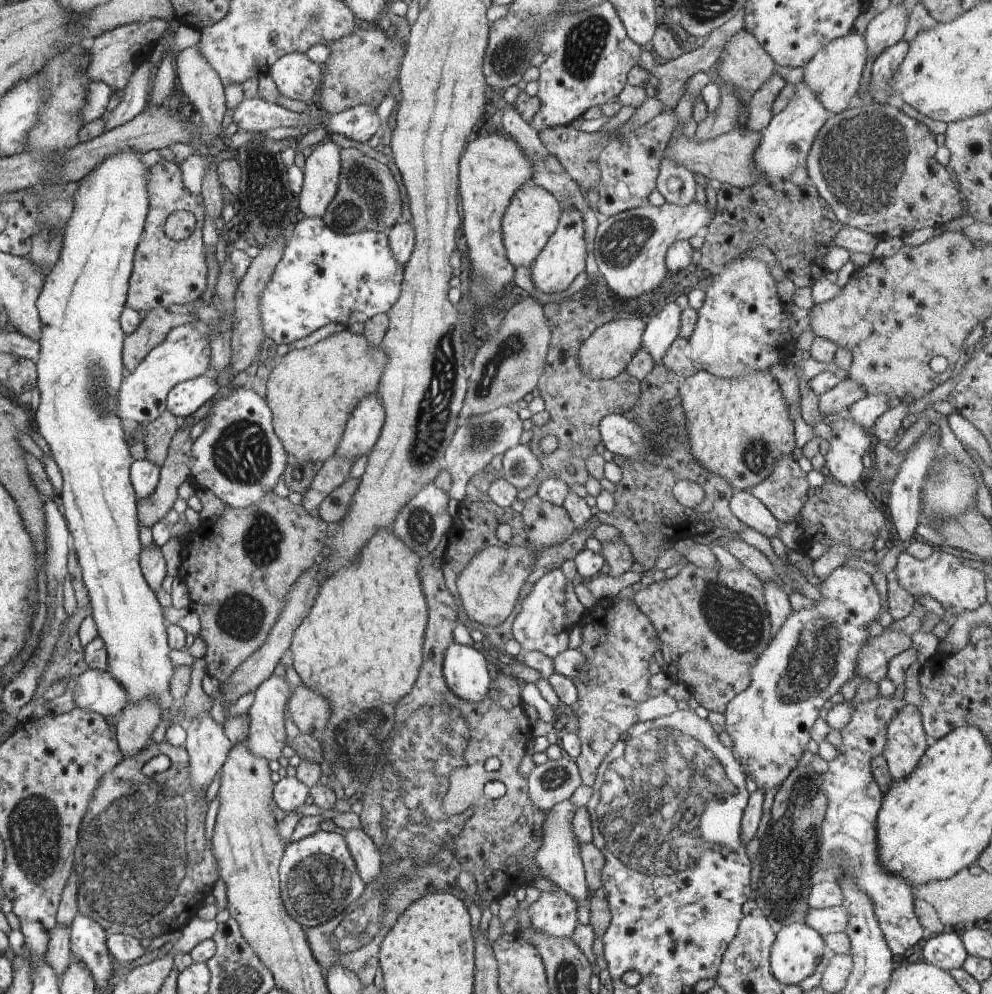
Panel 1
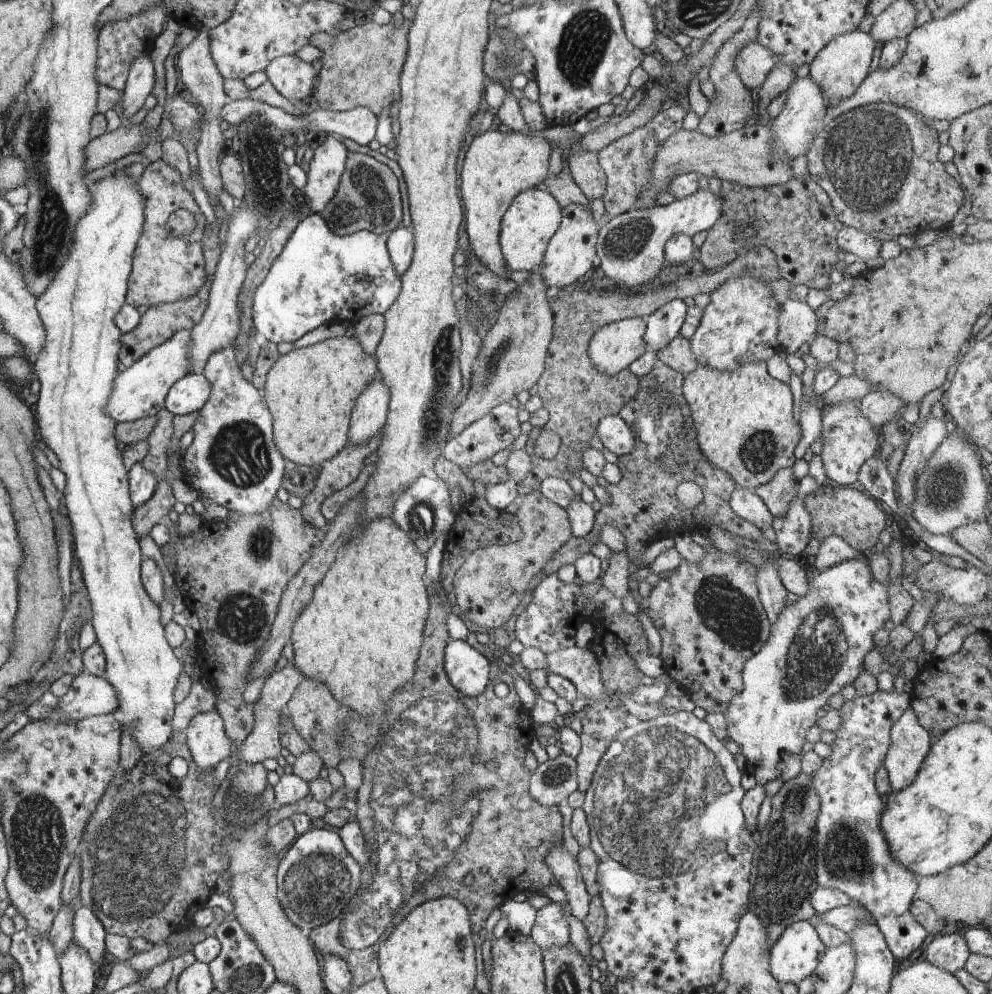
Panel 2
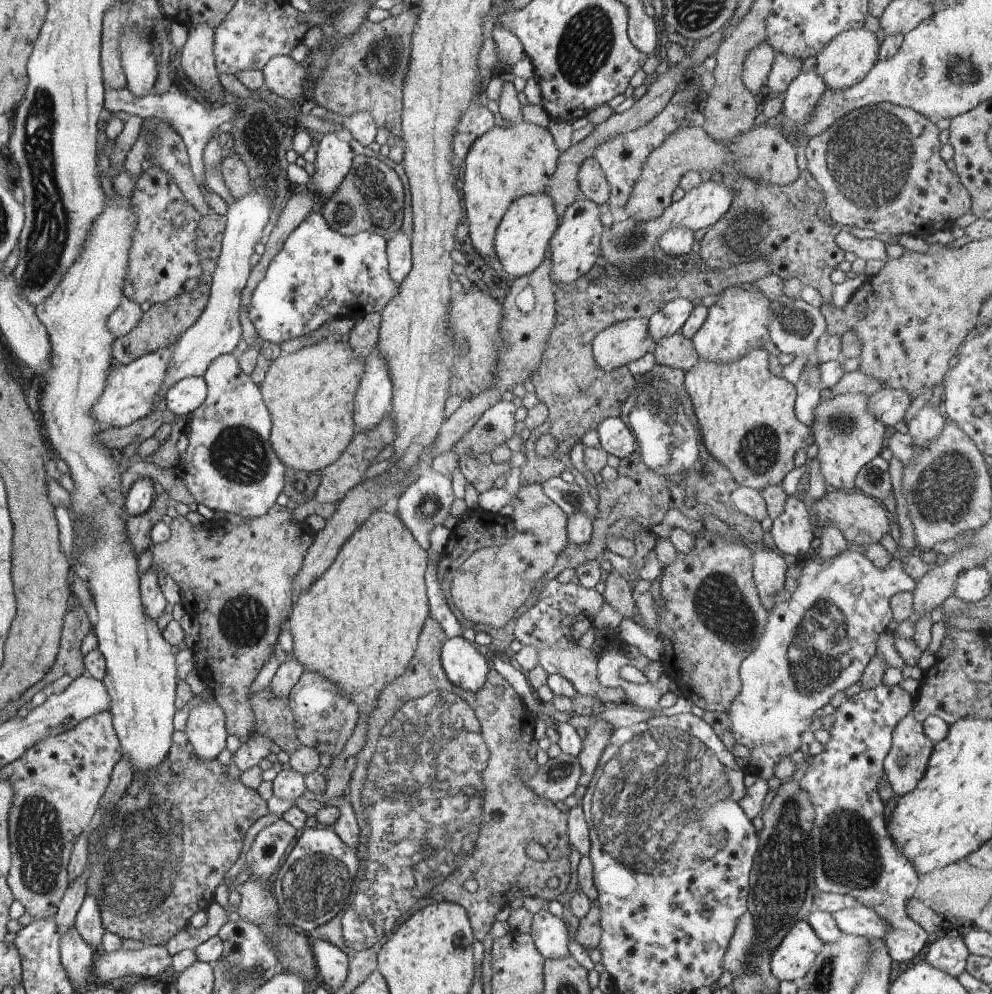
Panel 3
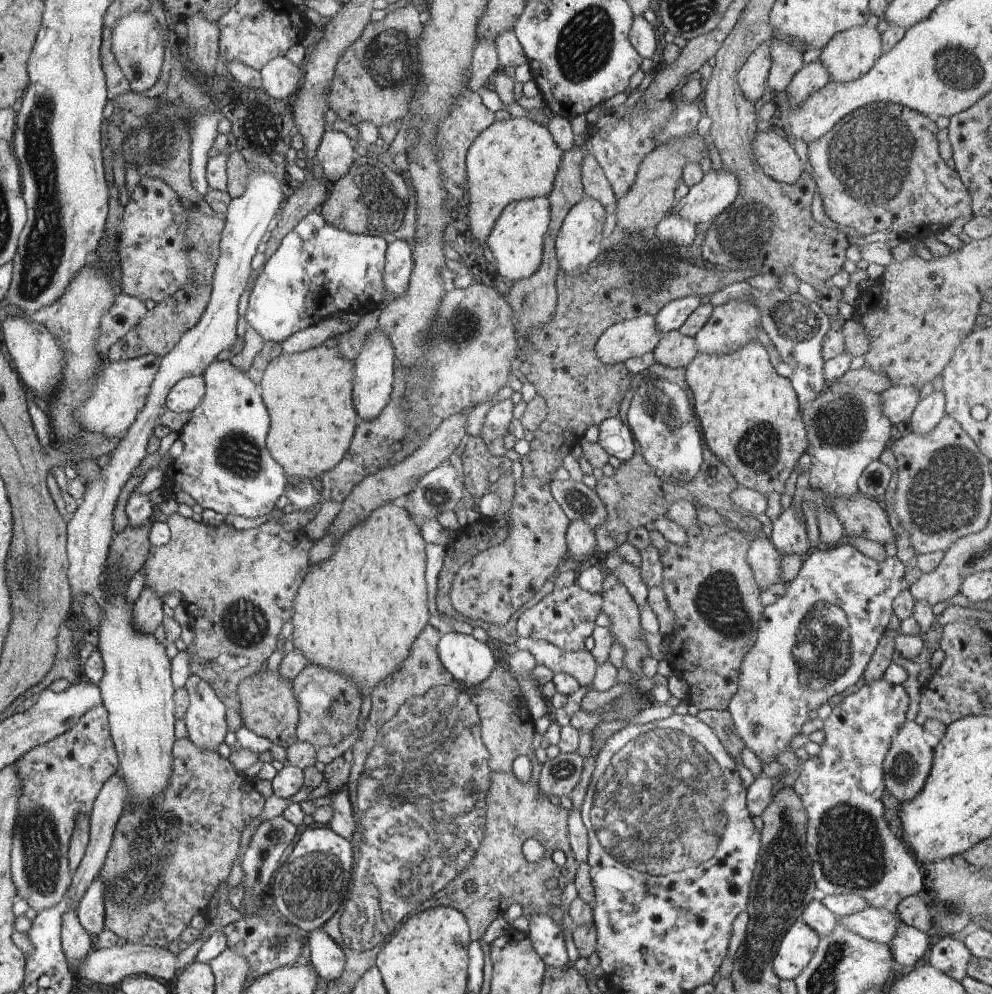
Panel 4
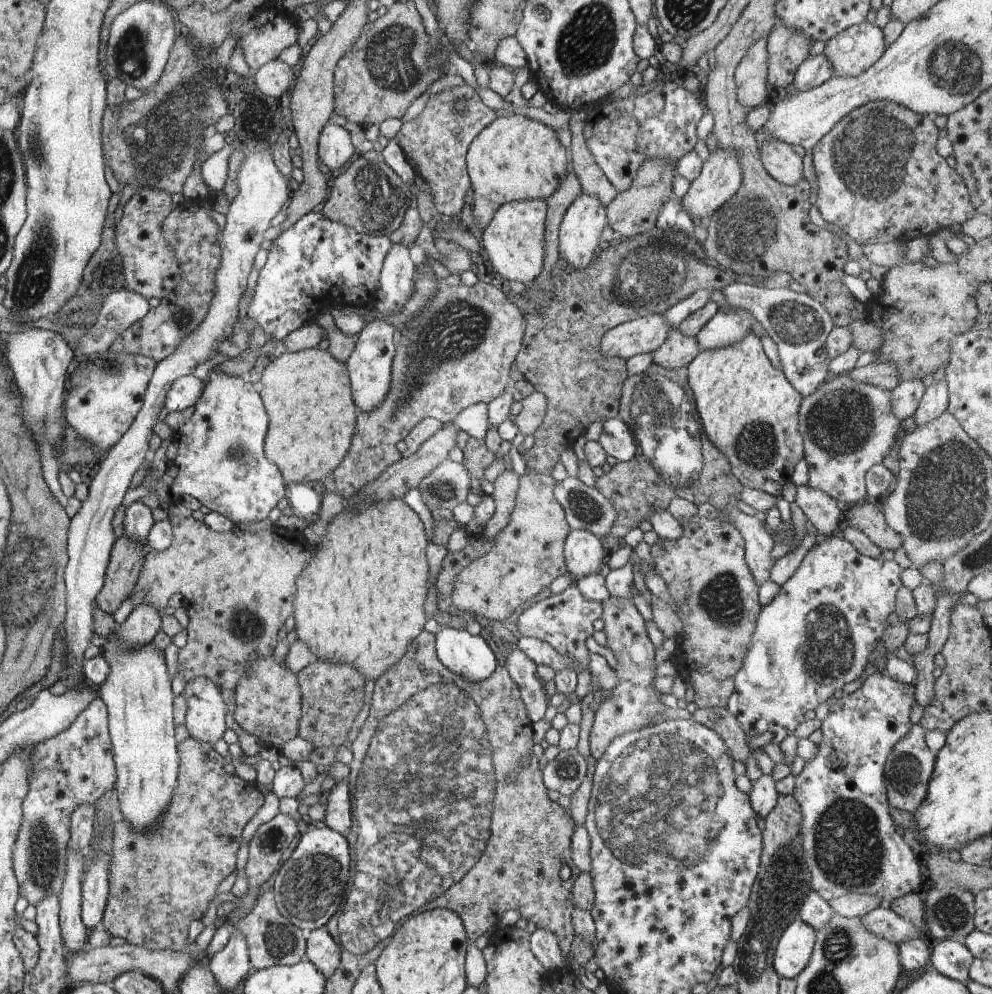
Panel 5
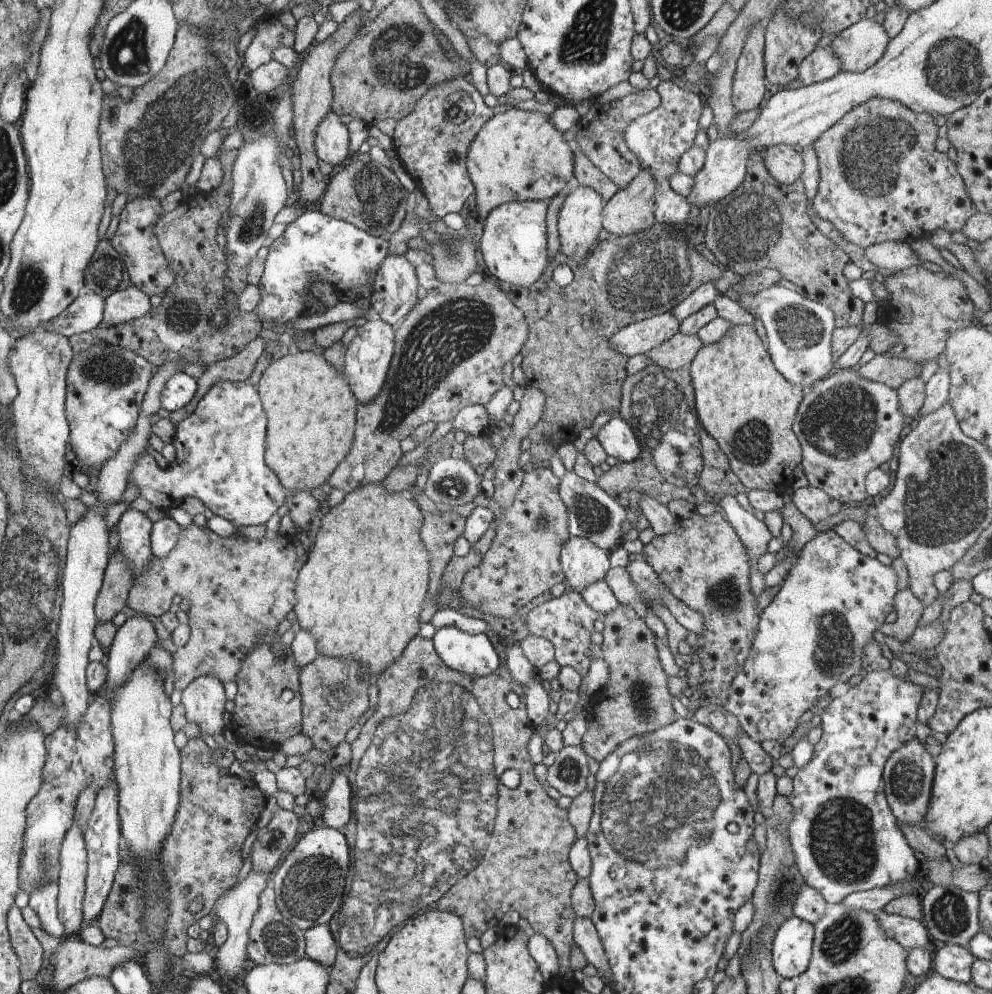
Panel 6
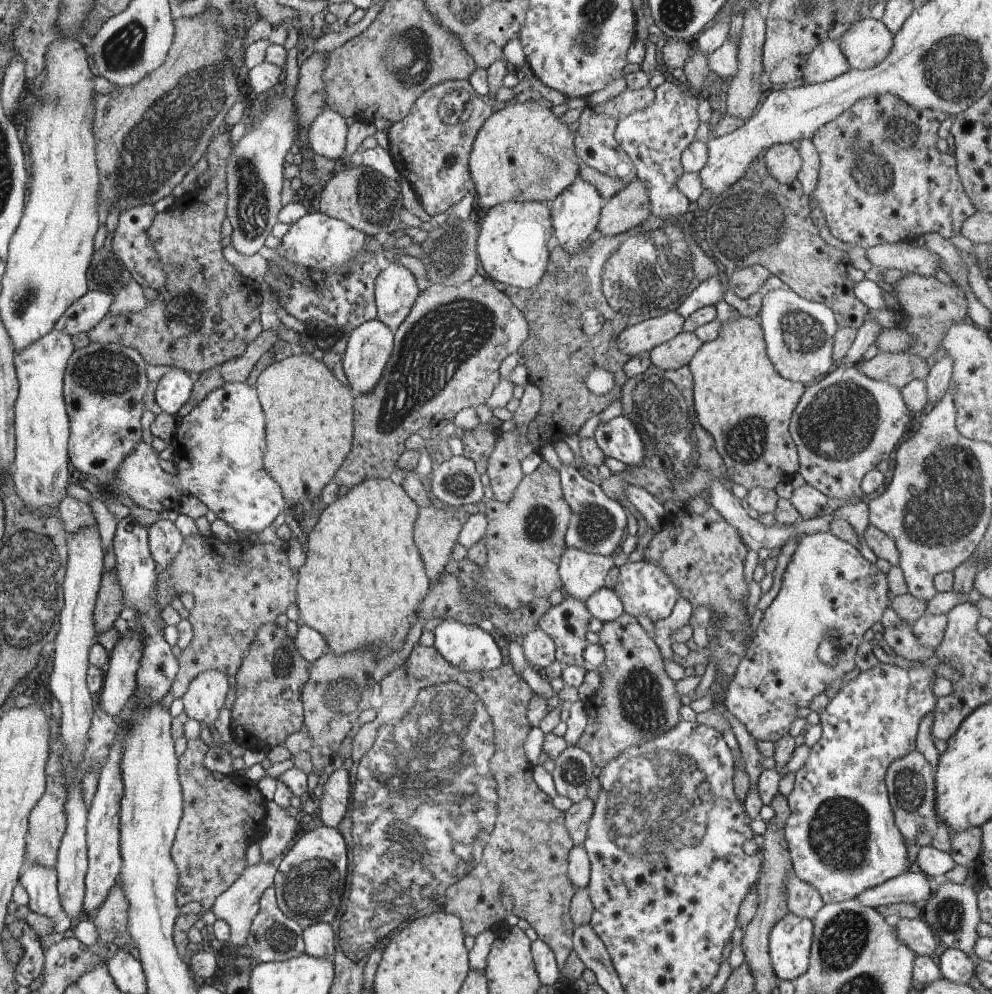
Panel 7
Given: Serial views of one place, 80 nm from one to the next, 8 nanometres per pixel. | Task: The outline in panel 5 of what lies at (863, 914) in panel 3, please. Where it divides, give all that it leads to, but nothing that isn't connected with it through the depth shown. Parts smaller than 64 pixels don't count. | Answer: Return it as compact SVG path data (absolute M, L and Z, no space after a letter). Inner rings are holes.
M882 905L861 917L861 922L874 936L886 939L894 944L910 937L927 937L925 931L919 931L915 924L904 920L892 909Z

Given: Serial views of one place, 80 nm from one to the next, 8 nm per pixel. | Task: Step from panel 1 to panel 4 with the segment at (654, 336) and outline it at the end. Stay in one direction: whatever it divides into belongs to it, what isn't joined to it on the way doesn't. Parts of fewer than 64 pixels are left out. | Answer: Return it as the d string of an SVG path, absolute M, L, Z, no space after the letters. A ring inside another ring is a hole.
M690 296L670 301L655 315L656 328L663 335L679 330L690 314L701 305L700 299L700 296Z

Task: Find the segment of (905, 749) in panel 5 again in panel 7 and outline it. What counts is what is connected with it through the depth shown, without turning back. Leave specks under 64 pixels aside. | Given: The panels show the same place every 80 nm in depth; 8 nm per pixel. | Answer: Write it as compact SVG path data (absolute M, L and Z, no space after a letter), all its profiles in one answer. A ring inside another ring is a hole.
M917 749L890 763L885 774L886 788L895 818L895 825L900 830L905 842L911 841L925 847L931 845L938 832L937 813L935 812L934 767Z

